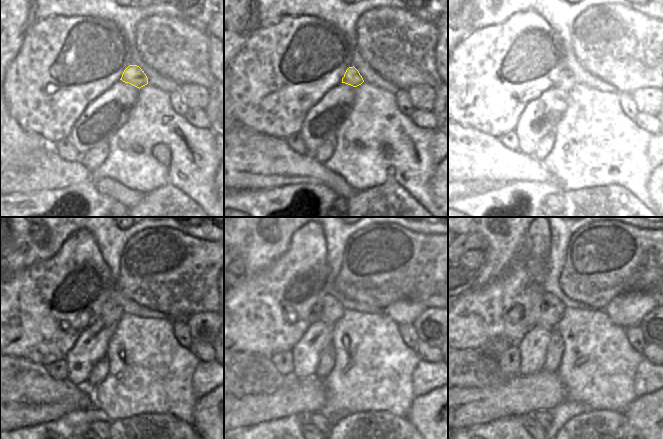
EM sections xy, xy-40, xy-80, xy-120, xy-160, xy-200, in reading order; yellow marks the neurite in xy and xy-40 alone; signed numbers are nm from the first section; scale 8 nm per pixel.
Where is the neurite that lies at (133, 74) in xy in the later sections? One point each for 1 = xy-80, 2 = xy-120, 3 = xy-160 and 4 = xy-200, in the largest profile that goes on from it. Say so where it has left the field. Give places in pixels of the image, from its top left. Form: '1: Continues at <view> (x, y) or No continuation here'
1: Continues at xy-80 (565, 82)
2: Continues at xy-120 (111, 313)
3: Continues at xy-160 (331, 310)
4: Continues at xy-200 (550, 309).

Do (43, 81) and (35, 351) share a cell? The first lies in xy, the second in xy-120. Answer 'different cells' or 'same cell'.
same cell

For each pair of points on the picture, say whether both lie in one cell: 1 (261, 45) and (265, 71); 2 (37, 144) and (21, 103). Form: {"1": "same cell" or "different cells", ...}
{"1": "same cell", "2": "different cells"}

